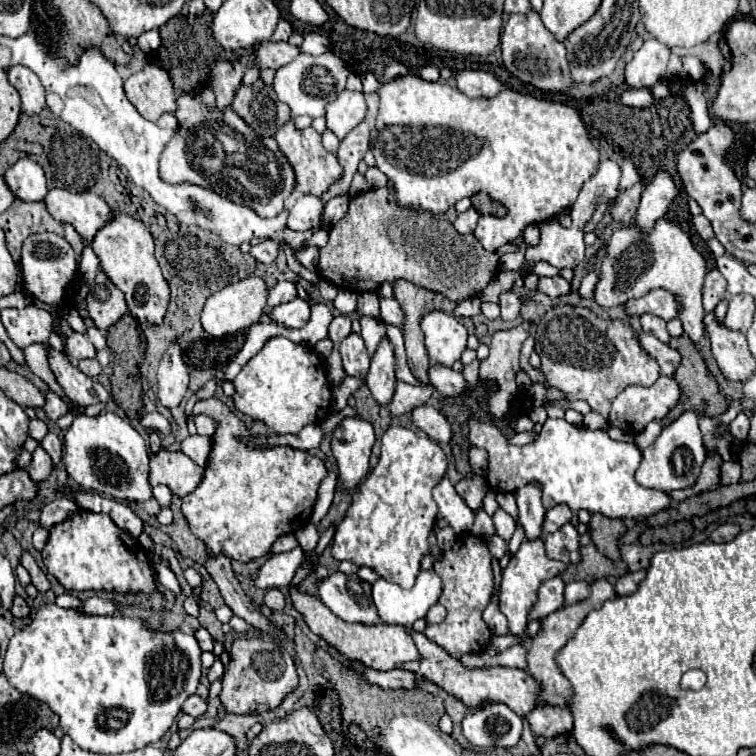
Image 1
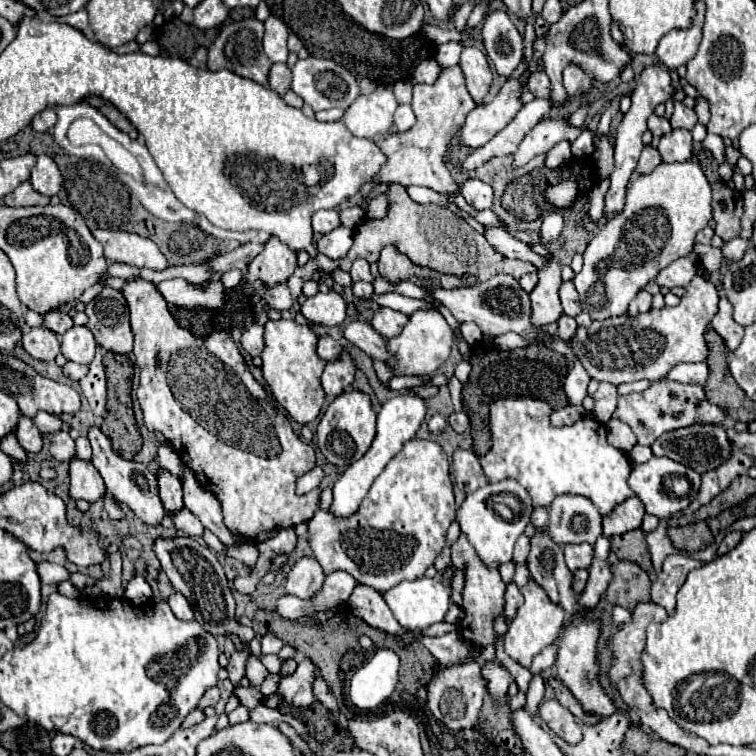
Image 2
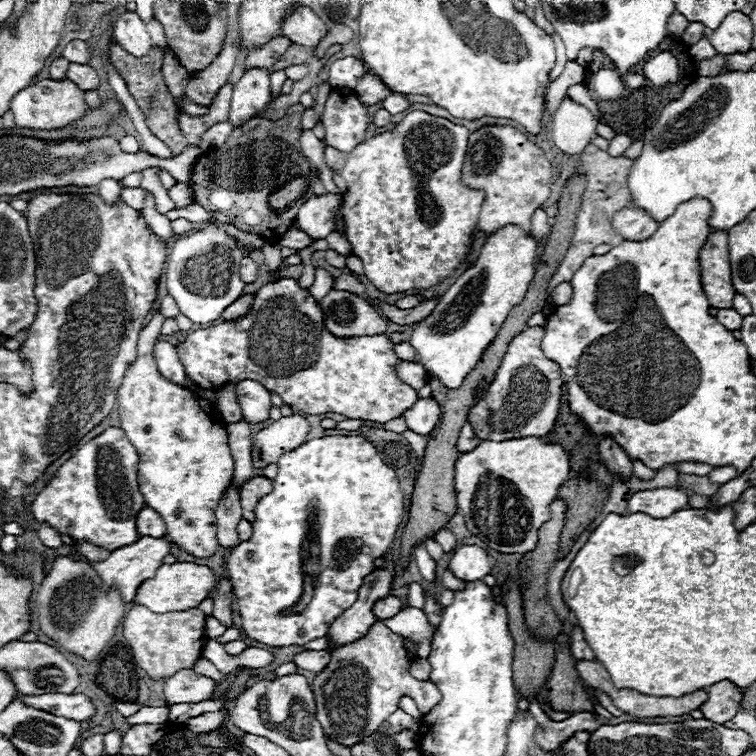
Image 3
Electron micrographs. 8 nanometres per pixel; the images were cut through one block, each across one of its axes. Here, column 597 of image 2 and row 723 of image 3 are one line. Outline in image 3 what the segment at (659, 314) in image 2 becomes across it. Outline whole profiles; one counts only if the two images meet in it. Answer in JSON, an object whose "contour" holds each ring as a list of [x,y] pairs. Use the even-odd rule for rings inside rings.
{"contour":[[[378,618],[360,640],[334,648],[328,666],[318,672],[310,684],[316,700],[316,718],[324,732],[332,734],[344,746],[366,740],[396,710],[398,700],[406,694],[418,702],[420,714],[428,714],[442,696],[430,680],[422,682],[412,678],[408,668],[410,660],[402,638],[390,632],[382,618]]]}

